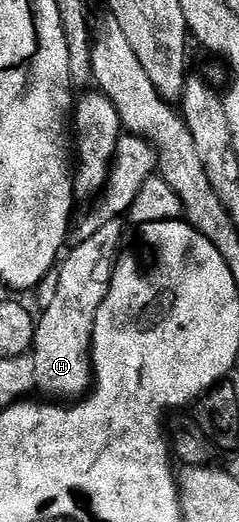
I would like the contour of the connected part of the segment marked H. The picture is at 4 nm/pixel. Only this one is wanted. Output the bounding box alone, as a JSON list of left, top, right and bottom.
[30,218,124,401]

